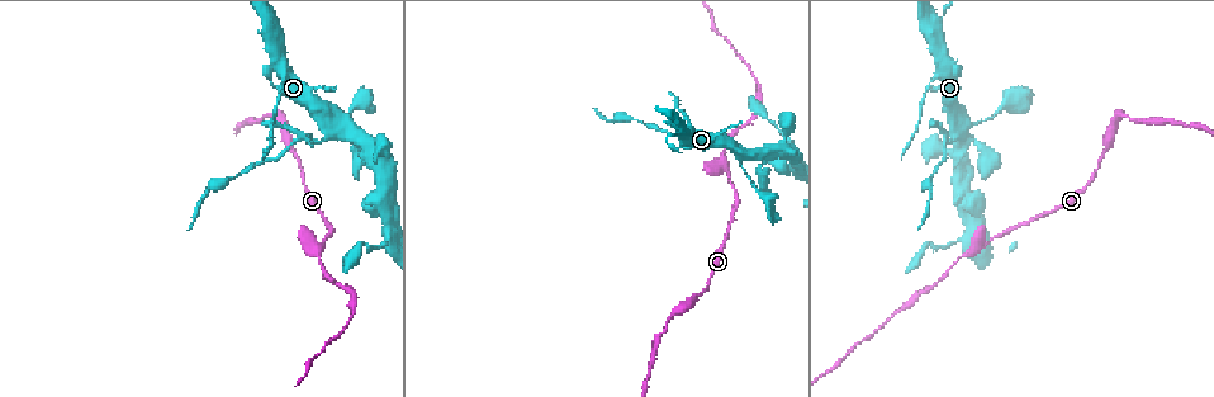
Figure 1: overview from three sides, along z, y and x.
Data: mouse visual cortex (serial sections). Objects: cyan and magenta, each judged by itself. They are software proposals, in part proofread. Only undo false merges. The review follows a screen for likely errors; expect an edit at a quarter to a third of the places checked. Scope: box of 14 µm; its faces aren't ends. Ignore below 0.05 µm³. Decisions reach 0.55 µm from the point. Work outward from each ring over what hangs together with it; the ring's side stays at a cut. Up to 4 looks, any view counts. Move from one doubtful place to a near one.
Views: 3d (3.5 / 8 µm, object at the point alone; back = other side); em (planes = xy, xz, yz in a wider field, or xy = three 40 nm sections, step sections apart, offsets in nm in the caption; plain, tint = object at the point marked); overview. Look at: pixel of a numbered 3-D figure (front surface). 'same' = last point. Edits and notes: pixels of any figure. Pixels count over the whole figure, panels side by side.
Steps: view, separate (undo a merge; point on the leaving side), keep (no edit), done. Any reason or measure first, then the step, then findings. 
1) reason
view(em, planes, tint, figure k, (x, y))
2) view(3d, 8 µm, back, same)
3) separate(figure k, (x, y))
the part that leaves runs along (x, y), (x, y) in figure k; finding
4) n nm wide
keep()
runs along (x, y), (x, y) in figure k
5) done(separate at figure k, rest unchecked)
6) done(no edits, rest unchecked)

a fork
view(3d, 3.5 µm, figure 1, (302, 137))

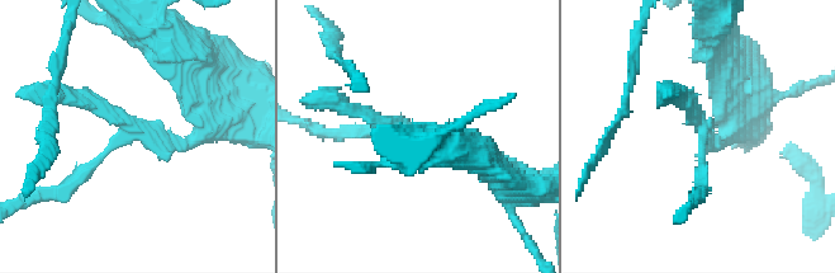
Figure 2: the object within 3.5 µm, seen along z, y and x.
need the tissue
view(em, xy, step 5, tint, figure 2, (703, 131))

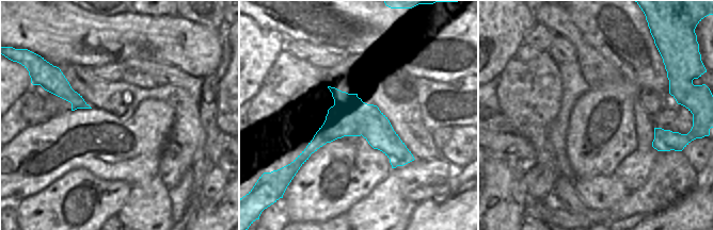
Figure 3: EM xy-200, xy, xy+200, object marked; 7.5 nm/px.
separate(figure 2, (91, 165))
the part that leaves runs along (123, 133), (65, 188), (29, 197) in figure 2; a second cell is stuck on

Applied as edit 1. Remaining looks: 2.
sharp bend
view(3d, 3.5 µm, figure 1, (318, 246))

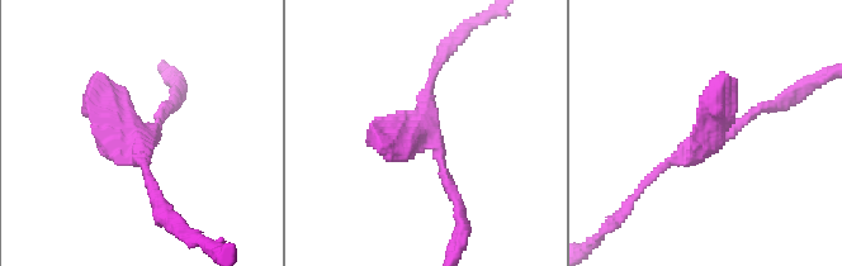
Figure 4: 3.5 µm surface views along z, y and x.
view(em, xy, step 3, tint, figure 4, (138, 135))

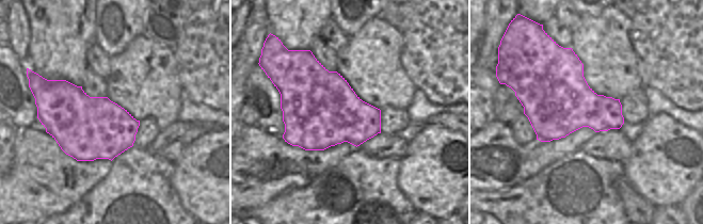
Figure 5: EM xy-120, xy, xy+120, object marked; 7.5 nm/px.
keep()
runs along (775, 104), (665, 162), (646, 185) in figure 4; continuous, no second cell

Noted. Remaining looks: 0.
done(separate at figure 2, rest unchecked)

